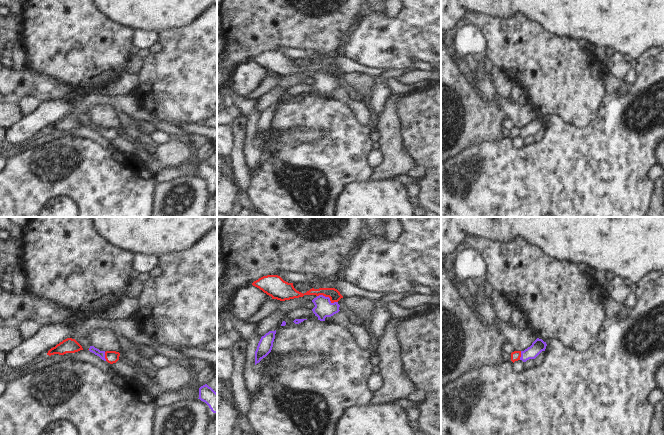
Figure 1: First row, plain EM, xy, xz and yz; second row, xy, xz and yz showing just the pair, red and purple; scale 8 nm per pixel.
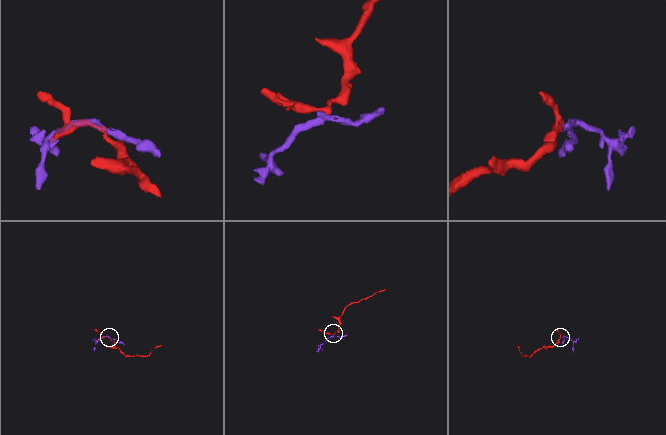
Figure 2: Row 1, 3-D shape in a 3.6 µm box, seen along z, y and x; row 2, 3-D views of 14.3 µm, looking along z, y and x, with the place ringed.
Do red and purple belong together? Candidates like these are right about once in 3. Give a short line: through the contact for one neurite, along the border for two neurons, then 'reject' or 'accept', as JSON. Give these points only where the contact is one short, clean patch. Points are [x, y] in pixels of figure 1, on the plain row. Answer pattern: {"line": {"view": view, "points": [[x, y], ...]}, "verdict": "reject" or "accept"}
{"line": {"view": "xz", "points": [[334, 71], [328, 72], [326, 81], [323, 84]]}, "verdict": "accept"}

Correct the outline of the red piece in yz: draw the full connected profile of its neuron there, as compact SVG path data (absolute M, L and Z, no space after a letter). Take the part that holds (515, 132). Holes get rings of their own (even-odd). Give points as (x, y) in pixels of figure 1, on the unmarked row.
M537 114L530 123L525 125L524 127L514 127L511 129L511 137L514 139L515 137L522 136L526 138L529 135L535 135L542 127L546 125L546 118L542 115Z

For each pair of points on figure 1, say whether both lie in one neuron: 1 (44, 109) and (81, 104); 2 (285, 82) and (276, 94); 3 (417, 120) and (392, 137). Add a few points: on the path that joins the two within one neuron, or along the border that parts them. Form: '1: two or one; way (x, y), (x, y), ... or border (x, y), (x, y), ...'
1: two; border (76, 98), (73, 108), (66, 113)
2: one; way (282, 85), (278, 91)
3: two; border (397, 107), (403, 144), (408, 153)

